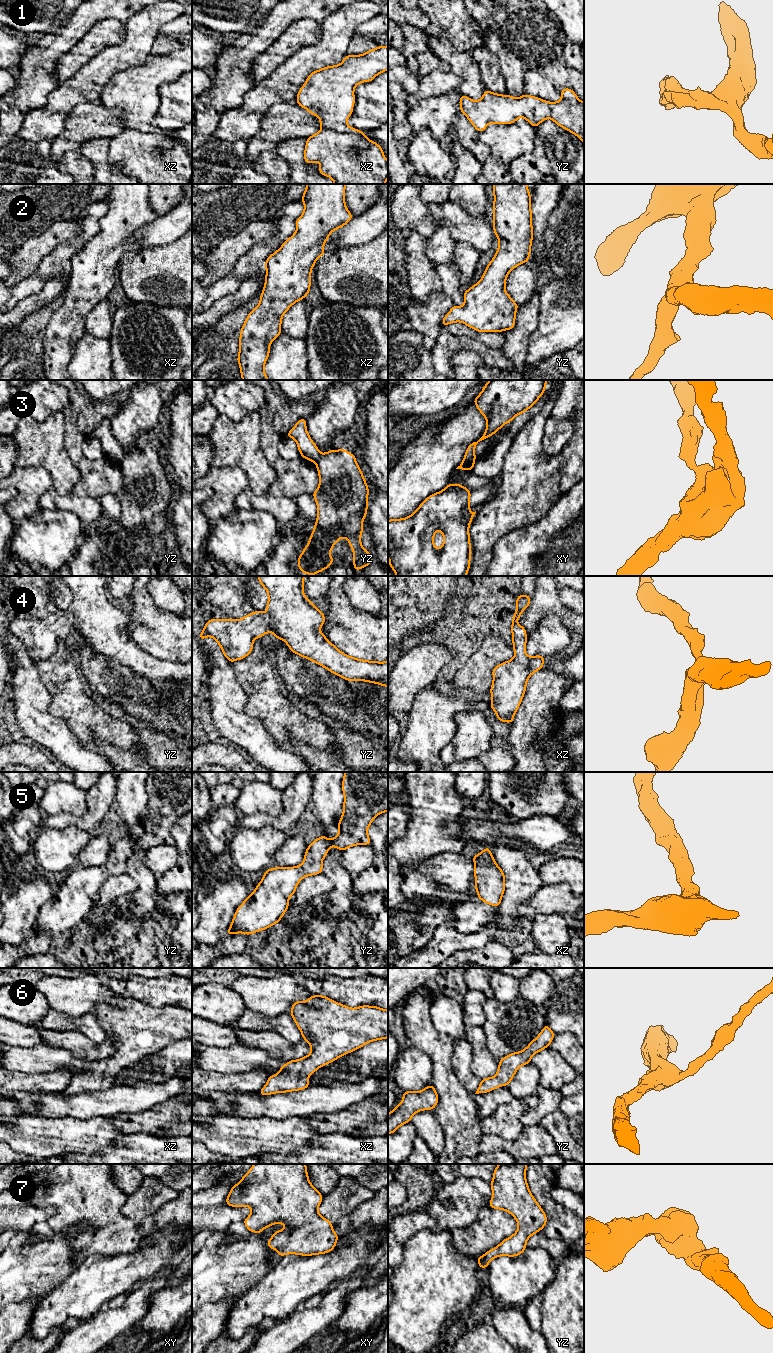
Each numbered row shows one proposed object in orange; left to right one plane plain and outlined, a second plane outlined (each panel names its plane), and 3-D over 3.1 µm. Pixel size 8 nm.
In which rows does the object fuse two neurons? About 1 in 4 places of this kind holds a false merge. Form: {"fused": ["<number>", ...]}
{"fused": ["3"]}

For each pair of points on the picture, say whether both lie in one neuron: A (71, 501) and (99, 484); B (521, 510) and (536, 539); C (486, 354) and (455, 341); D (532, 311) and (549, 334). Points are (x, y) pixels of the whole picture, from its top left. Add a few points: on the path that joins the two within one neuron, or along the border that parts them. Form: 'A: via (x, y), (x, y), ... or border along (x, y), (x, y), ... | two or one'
A: border along (71, 492), (79, 496), (91, 496), (99, 500) | two
B: border along (548, 511), (536, 522), (513, 529), (507, 534) | two
C: via (478, 347), (473, 344), (463, 343) | one
D: border along (539, 296), (539, 321), (528, 341) | two

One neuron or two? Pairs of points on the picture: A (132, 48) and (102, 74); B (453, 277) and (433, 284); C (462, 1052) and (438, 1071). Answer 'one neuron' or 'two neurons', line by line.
A: one neuron
B: two neurons
C: two neurons

